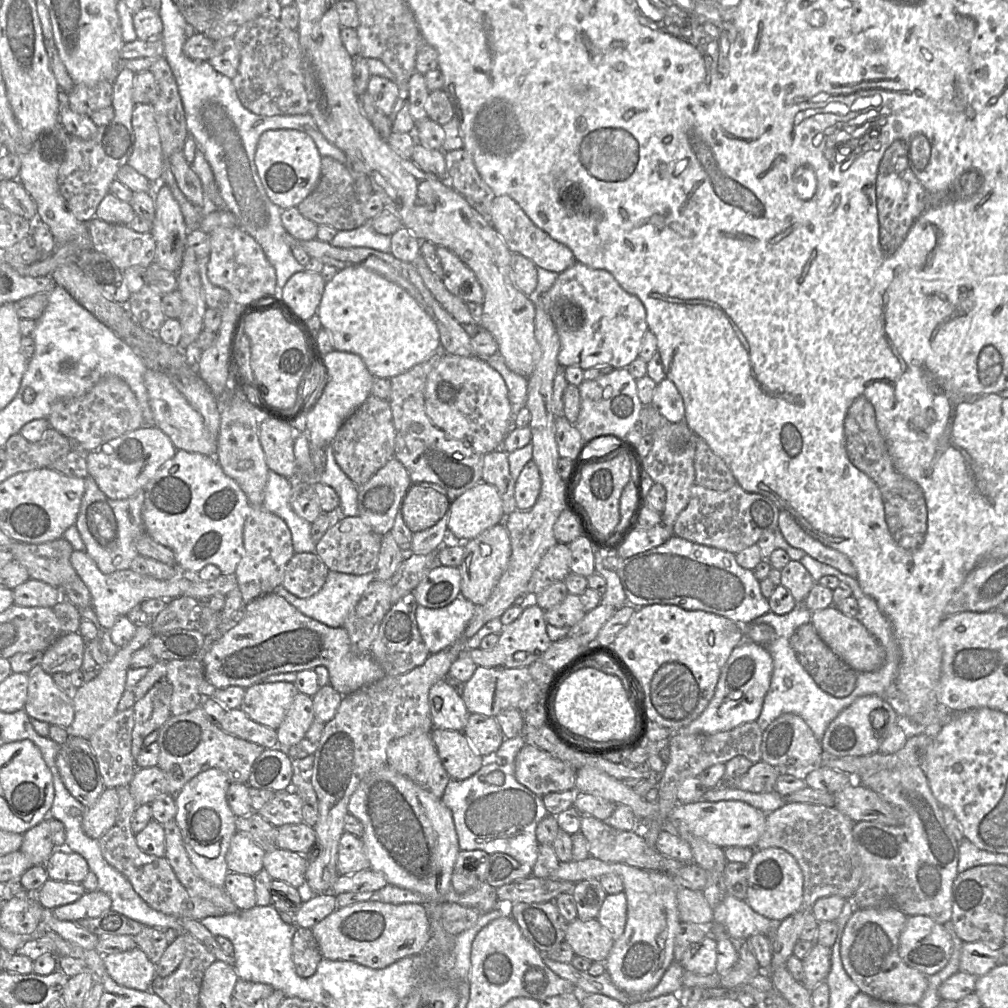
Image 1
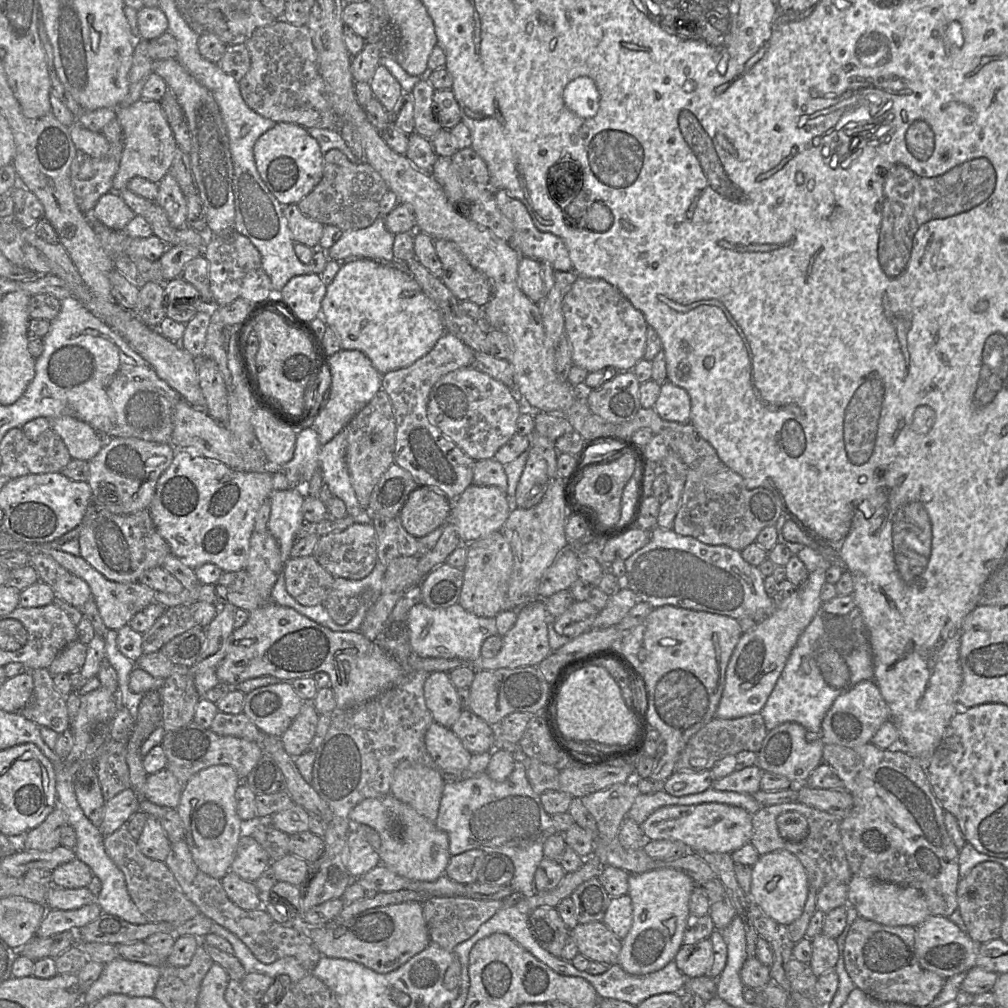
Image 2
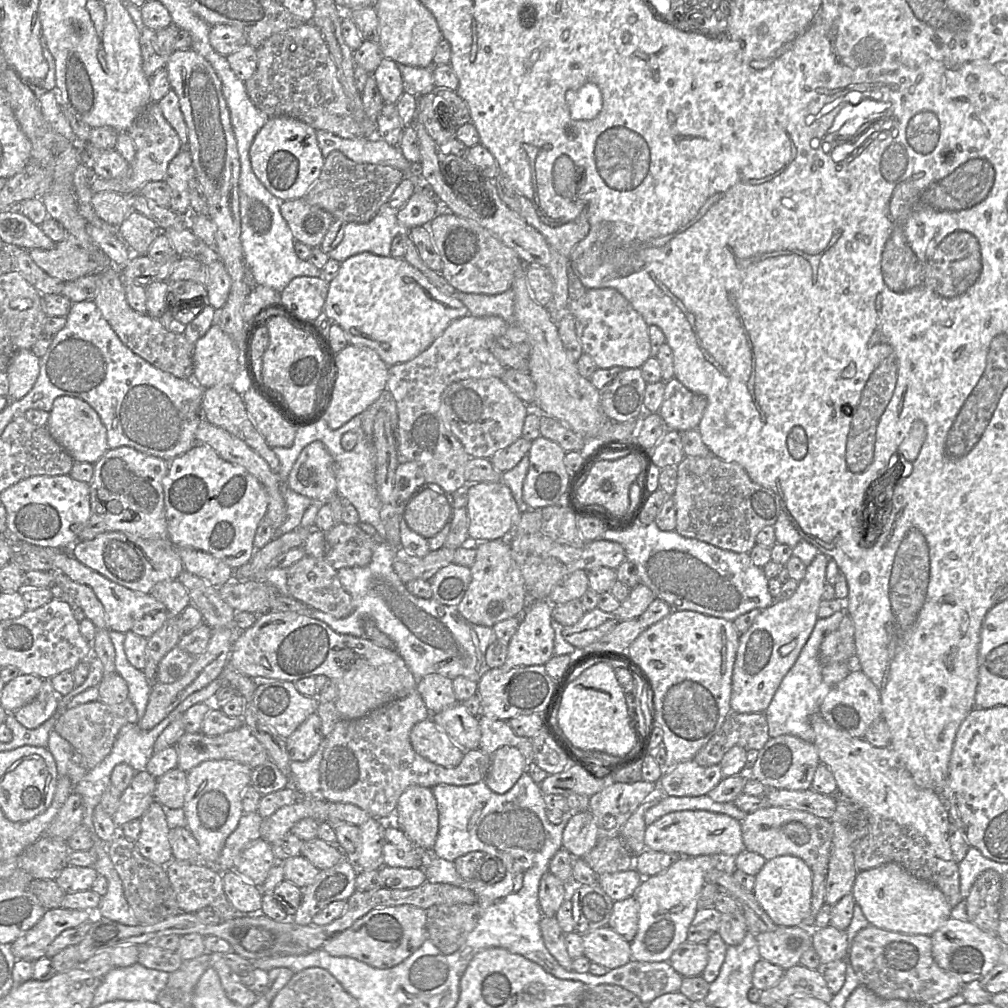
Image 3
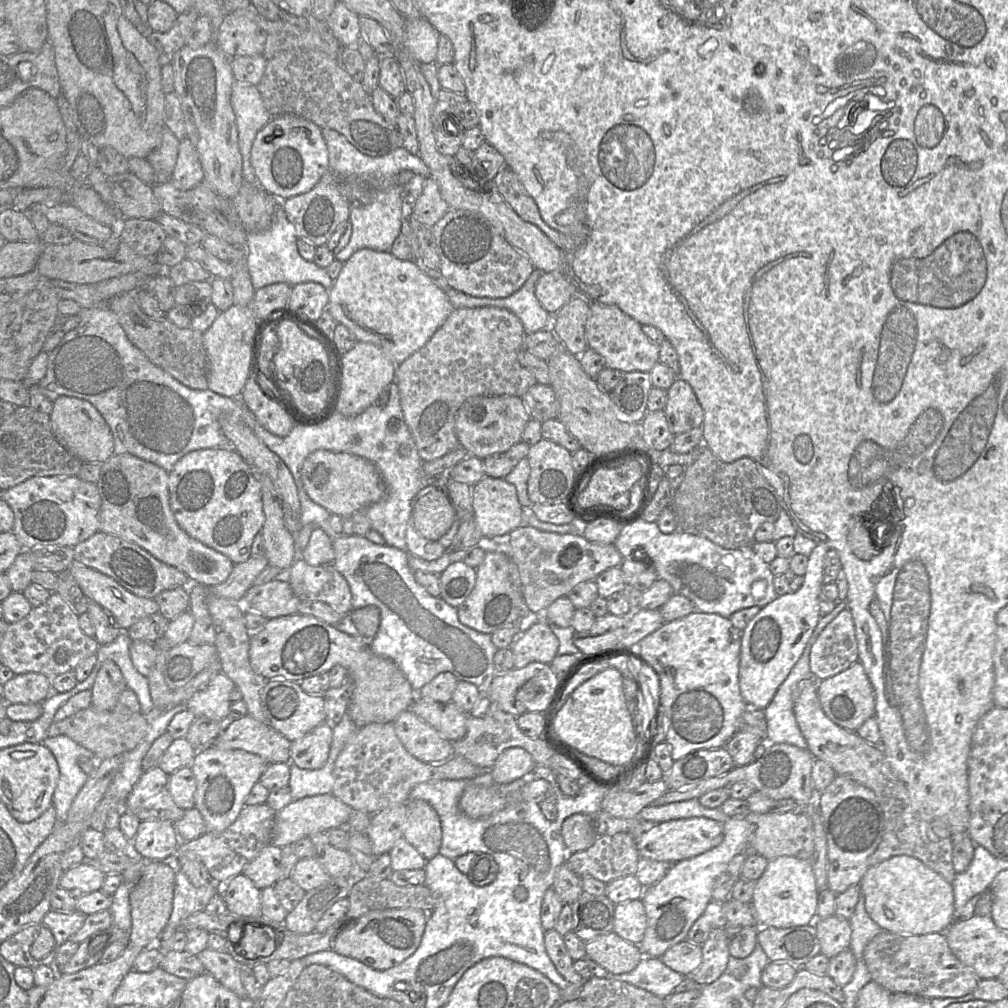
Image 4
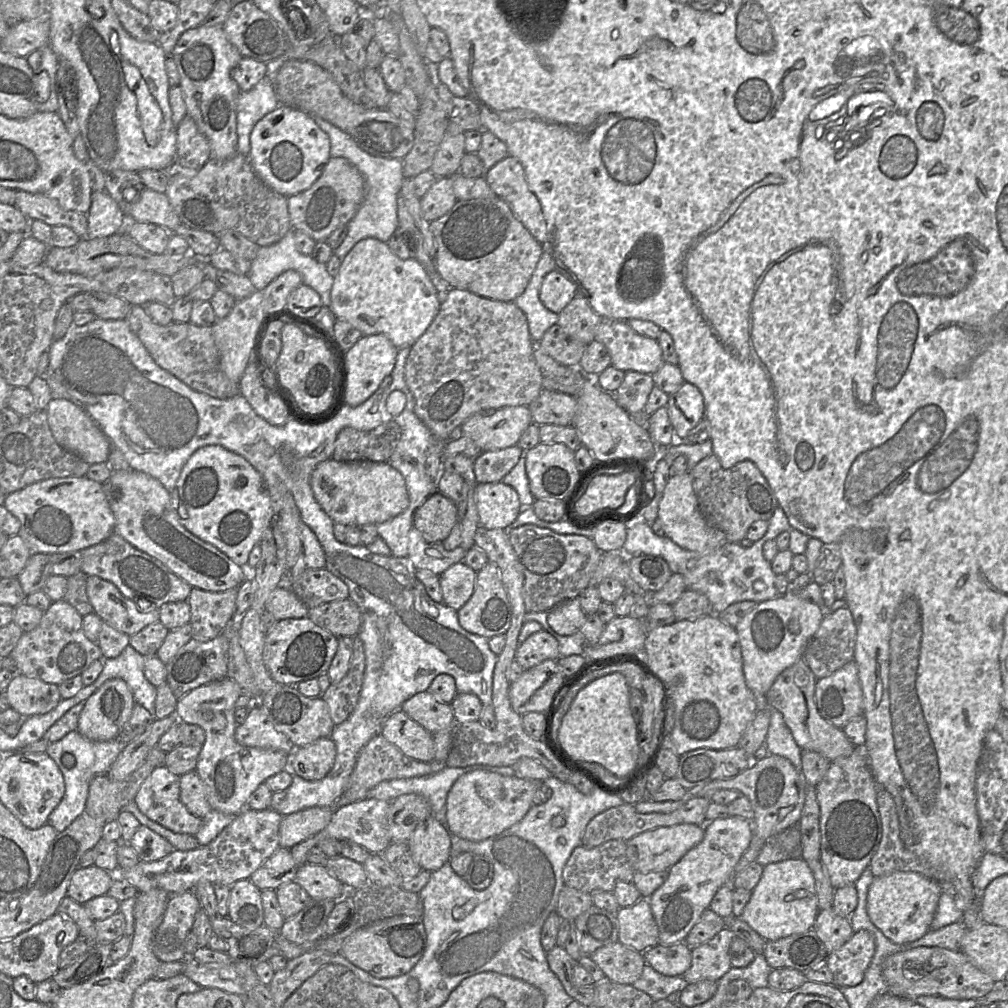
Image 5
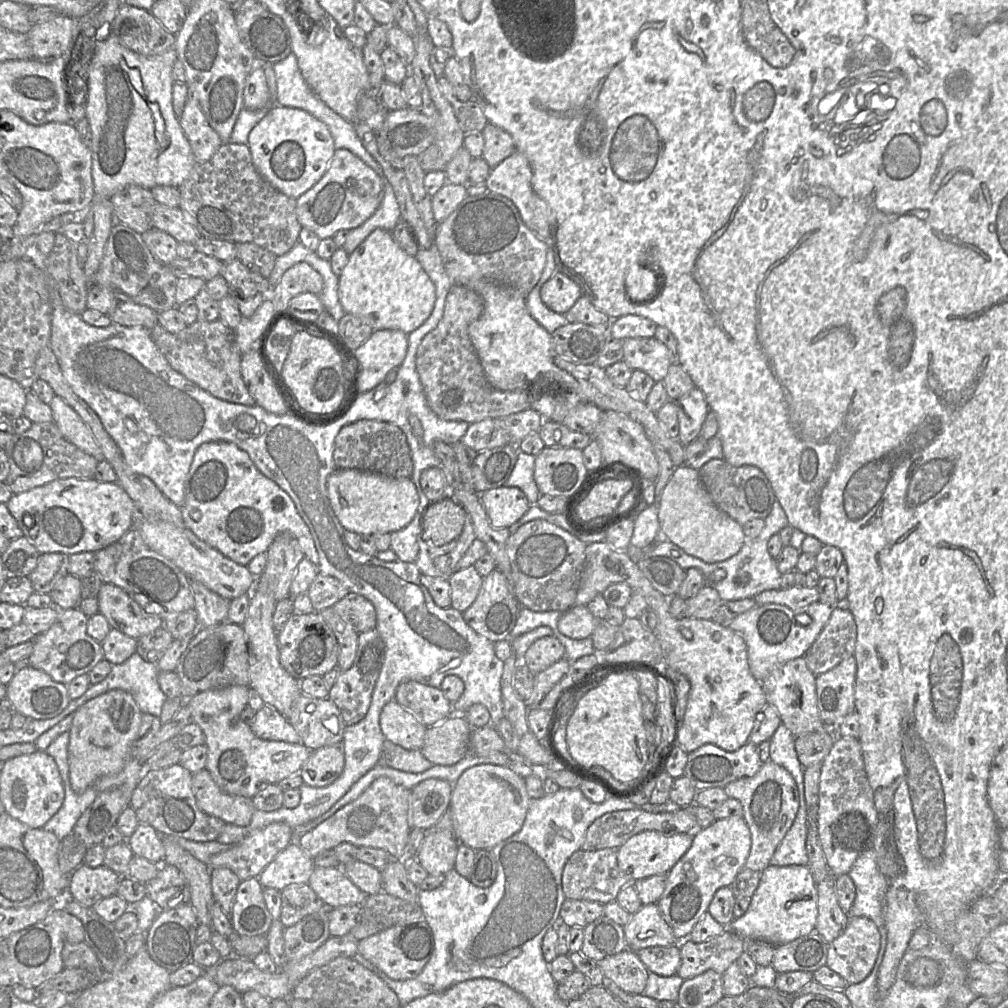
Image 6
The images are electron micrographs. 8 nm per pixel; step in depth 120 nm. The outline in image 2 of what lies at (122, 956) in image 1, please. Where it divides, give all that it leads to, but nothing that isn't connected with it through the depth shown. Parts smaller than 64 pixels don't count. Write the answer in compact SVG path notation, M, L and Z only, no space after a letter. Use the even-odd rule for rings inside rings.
M119 957L104 965L100 977L84 993L81 1002L91 1007L111 994L153 997L160 975L161 967L132 962Z

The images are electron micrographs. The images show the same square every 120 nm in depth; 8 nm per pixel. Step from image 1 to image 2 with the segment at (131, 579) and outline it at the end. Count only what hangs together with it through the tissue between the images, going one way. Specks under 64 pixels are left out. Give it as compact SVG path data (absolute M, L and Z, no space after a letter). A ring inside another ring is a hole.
M50 543L47 545L33 545L31 552L28 555L45 554L51 556L63 568L68 570L73 575L84 580L92 592L94 601L97 605L100 616L105 626L110 630L119 630L121 627L129 624L130 620L135 614L140 612L143 608L151 604L161 604L165 608L170 608L177 605L191 604L195 601L205 601L216 605L217 607L223 604L229 604L222 601L217 595L217 587L215 584L199 584L193 589L183 589L178 594L168 594L148 587L140 582L134 583L120 583L108 580L100 572L95 570L87 561L81 556L74 556L59 550L59 545Z

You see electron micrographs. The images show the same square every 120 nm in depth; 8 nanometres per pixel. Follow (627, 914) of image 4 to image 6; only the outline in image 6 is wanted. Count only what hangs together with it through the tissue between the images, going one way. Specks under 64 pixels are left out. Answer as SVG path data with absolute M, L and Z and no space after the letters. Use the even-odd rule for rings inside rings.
M657 903L642 905L623 926L627 949L638 951L651 946L671 946L679 941L663 919Z

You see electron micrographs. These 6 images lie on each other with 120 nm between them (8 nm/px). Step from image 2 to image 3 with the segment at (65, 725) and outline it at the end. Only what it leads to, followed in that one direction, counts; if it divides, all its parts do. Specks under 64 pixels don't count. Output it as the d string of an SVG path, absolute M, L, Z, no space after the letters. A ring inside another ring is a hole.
M43 680L38 696L14 712L17 721L27 729L35 729L49 720L59 709L60 697L50 680Z

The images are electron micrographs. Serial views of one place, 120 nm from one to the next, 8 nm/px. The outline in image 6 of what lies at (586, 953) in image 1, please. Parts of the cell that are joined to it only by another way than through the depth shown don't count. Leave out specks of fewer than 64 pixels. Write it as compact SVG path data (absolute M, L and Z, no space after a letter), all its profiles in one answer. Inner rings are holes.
M626 949L605 957L597 964L604 977L613 981L621 990L631 994L642 994L644 991L648 970L636 951Z

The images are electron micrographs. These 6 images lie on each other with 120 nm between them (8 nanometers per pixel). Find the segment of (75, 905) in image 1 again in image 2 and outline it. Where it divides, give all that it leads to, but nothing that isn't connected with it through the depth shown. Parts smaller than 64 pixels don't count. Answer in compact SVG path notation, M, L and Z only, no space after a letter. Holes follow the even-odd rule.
M96 901L74 910L48 909L36 936L47 938L66 931L78 933L80 928L95 921L101 914Z

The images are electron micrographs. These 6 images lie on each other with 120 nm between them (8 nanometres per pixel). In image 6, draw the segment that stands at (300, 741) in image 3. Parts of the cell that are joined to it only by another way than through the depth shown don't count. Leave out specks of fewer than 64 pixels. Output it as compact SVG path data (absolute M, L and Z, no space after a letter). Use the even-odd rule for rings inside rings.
M332 745L312 750L303 764L300 775L303 783L312 787L326 787L342 774L345 766L341 745Z

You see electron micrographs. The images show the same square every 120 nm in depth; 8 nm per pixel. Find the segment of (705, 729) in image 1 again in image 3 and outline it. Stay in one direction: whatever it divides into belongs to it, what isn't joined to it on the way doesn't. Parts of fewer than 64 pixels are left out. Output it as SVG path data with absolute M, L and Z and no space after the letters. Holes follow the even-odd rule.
M819 552L806 567L794 594L785 600L775 599L769 607L761 610L748 630L739 636L732 673L731 712L764 713L770 705L818 620L827 562L828 557Z

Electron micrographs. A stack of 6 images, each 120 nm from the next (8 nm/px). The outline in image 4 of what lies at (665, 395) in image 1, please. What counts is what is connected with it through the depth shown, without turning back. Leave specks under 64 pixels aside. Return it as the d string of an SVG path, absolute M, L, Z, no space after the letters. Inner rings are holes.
M679 377L667 390L664 412L674 436L703 425L703 408L692 387Z

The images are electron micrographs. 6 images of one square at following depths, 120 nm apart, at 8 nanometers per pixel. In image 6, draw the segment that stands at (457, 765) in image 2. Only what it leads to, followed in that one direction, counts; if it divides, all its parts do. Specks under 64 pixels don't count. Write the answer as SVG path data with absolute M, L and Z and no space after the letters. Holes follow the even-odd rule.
M395 700L388 702L380 714L380 728L386 740L404 749L420 750L427 727Z

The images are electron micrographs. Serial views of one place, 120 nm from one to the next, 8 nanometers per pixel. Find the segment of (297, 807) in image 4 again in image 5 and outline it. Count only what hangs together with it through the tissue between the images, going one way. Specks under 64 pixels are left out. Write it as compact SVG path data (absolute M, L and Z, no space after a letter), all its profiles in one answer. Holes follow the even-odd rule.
M310 807L282 818L279 828L280 847L291 849L322 831L331 821L331 807Z

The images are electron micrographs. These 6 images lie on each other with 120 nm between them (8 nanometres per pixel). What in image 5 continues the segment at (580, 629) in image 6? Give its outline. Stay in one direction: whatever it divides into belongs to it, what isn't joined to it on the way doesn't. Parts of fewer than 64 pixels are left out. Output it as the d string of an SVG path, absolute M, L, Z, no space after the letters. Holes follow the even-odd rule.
M573 598L548 611L547 622L557 634L570 636L580 631L585 618L578 598Z

